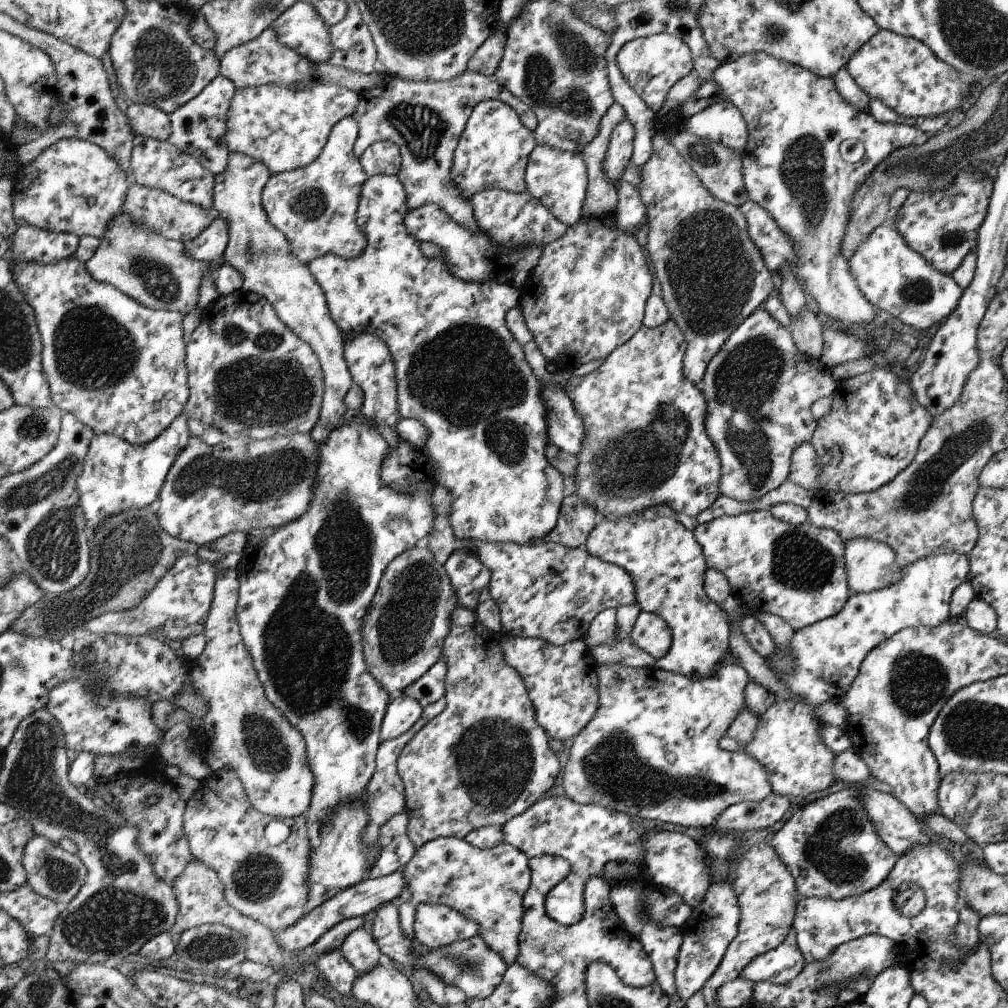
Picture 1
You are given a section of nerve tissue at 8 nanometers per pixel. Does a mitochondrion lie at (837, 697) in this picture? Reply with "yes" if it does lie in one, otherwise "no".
no

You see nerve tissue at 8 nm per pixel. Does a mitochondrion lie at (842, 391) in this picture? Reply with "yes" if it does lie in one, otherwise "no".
no

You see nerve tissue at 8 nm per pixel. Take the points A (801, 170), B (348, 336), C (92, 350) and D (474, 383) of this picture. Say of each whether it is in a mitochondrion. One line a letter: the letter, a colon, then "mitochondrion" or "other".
A: mitochondrion
B: other
C: mitochondrion
D: mitochondrion

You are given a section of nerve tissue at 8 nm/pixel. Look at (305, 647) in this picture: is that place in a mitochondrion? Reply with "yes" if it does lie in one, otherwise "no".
yes

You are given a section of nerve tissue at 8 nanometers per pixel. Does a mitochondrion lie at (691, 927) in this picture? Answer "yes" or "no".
no

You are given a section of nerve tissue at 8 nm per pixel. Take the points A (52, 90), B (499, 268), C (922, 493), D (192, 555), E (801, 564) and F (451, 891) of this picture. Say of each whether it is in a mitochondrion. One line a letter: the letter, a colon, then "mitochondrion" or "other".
A: other
B: other
C: mitochondrion
D: other
E: mitochondrion
F: other

